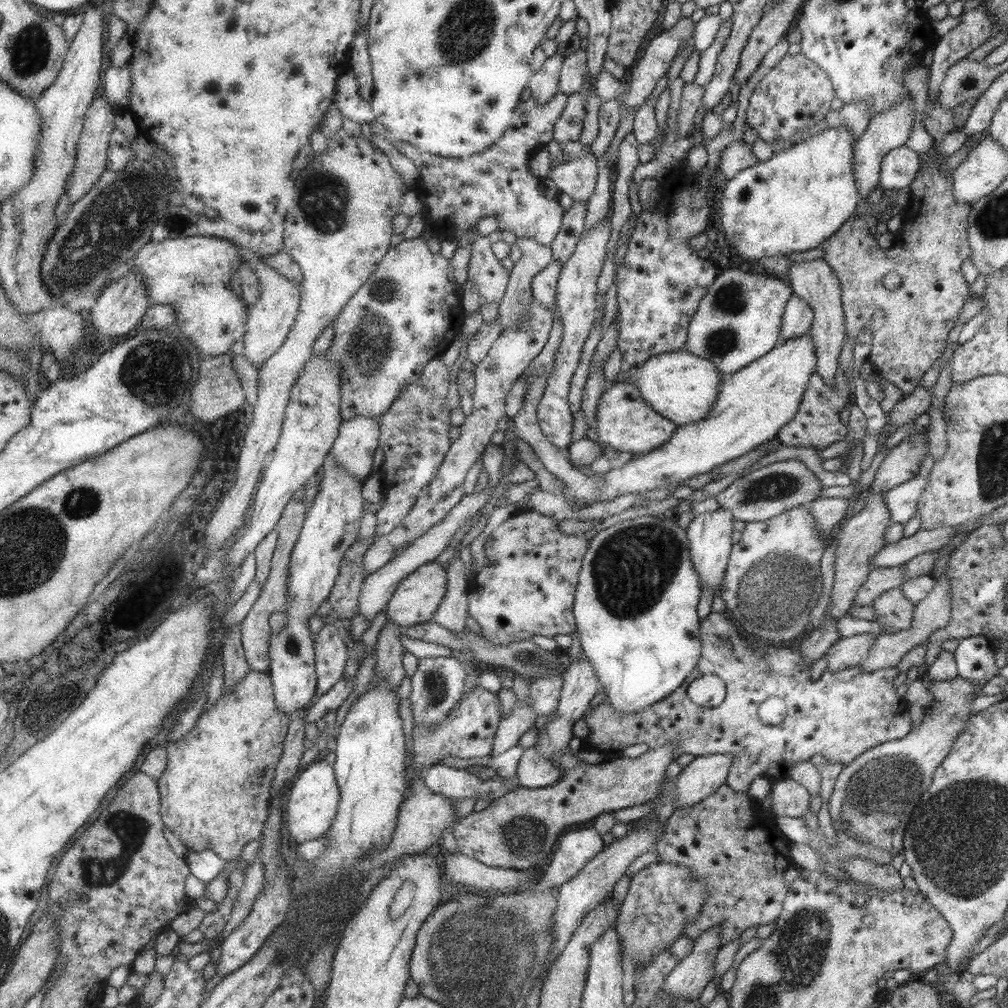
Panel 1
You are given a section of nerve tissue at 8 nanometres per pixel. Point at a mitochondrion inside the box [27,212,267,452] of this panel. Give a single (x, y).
(144, 373)

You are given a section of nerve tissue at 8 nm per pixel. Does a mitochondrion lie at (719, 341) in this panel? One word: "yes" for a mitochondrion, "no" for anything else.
yes

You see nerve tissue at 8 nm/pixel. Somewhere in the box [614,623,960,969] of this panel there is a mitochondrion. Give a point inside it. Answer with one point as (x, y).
(882, 789)

